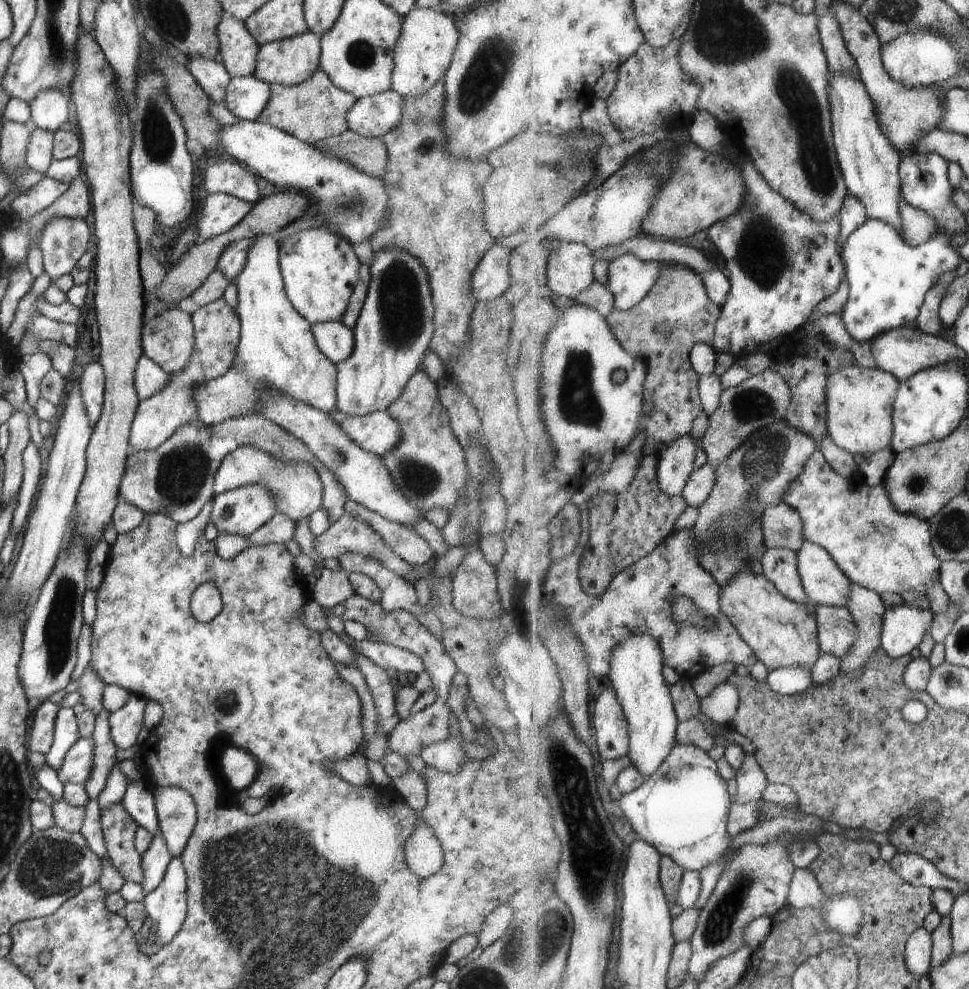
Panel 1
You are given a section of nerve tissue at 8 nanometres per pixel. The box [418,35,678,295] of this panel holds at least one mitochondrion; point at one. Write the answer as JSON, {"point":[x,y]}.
{"point":[490,66]}

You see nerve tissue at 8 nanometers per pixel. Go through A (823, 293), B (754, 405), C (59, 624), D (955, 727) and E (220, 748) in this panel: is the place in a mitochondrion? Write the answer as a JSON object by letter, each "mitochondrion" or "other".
{"A":"other","B":"mitochondrion","C":"mitochondrion","D":"other","E":"mitochondrion"}

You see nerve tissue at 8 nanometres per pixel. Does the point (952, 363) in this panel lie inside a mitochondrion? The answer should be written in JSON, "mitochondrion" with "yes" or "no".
{"mitochondrion":"no"}

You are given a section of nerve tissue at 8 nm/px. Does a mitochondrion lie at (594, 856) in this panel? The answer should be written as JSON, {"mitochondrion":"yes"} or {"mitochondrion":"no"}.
{"mitochondrion":"yes"}

